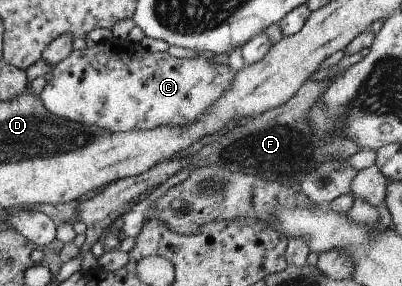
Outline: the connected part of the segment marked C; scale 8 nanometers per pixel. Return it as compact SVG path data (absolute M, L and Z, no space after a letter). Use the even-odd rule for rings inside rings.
M110 37L101 42L98 42L94 47L81 50L72 50L70 54L51 69L51 78L46 82L40 91L40 100L42 105L52 115L59 118L70 120L71 122L78 122L79 124L86 124L89 126L97 126L109 132L127 132L128 130L151 130L155 126L183 126L183 124L191 124L195 120L201 118L201 114L229 88L229 81L235 78L238 70L230 69L227 64L215 64L208 62L207 58L202 56L195 56L192 58L177 58L169 55L167 52L150 52L142 47L138 42L129 41L129 39L117 39Z

